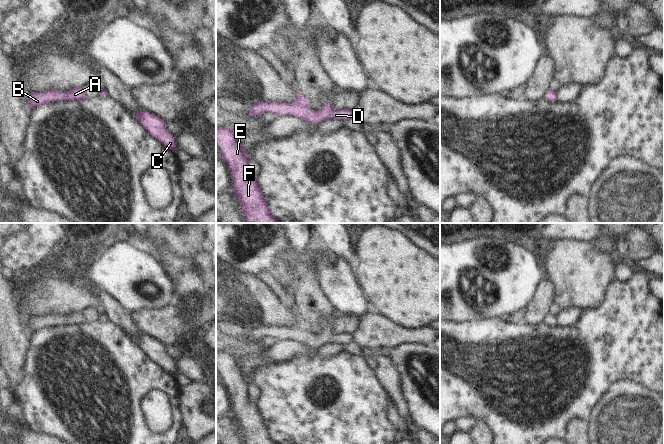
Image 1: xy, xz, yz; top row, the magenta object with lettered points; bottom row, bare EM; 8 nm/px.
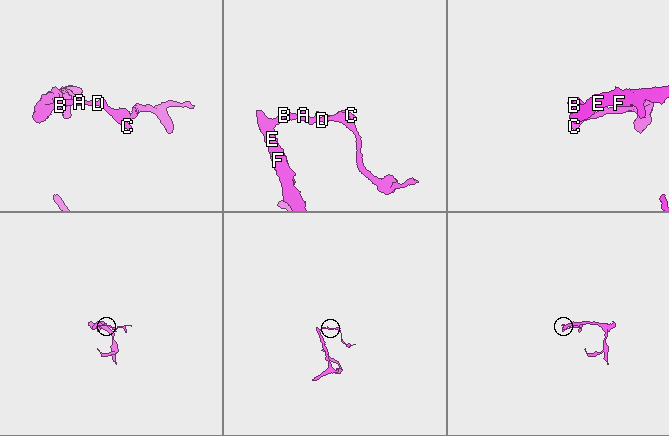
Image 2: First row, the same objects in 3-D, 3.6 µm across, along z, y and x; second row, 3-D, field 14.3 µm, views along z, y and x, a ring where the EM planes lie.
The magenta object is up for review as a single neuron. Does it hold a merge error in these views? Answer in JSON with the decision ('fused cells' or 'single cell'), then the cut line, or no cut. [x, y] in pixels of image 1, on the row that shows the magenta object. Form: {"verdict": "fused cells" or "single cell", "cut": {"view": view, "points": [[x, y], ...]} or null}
{"verdict": "single cell", "cut": null}

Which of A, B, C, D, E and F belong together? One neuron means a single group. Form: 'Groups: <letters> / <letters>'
Groups: A B C D E F.

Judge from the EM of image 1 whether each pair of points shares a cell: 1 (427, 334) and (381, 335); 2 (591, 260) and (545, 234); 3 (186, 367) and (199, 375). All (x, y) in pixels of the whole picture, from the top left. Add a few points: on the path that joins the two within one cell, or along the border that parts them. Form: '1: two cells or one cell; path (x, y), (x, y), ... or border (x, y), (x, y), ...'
1: one cell; path (416, 335), (392, 335)
2: two cells; border (580, 240), (572, 238), (557, 239), (541, 251)
3: one cell; path (189, 368), (196, 374)

